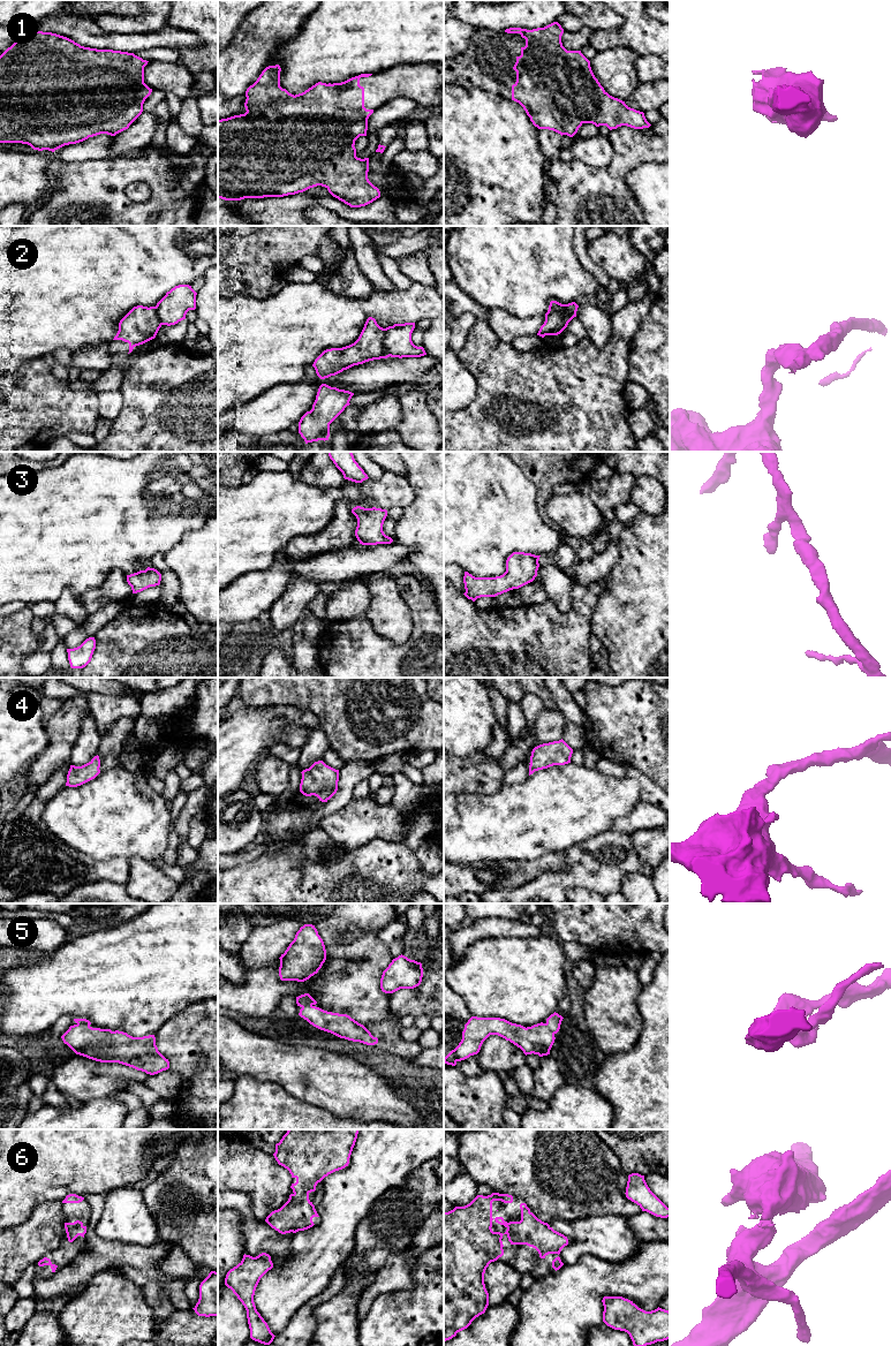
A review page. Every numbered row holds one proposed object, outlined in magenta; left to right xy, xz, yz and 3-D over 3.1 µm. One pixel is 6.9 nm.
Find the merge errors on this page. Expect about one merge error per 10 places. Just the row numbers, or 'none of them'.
2

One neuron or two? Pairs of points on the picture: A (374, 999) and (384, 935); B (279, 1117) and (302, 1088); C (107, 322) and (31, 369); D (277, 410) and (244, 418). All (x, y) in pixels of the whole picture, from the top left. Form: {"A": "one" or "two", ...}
{"A": "two", "B": "two", "C": "two", "D": "one"}

